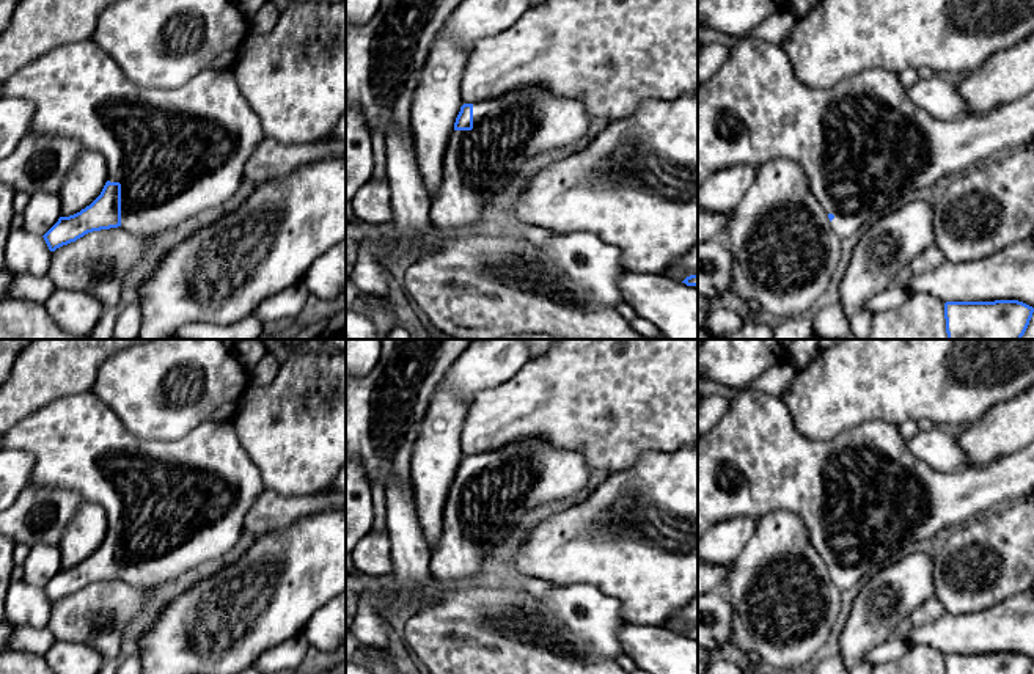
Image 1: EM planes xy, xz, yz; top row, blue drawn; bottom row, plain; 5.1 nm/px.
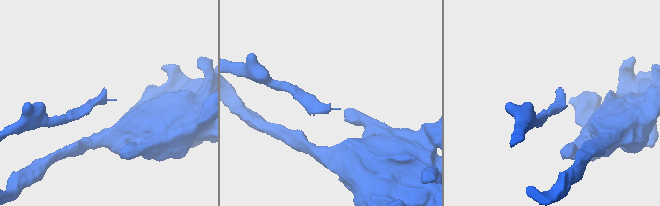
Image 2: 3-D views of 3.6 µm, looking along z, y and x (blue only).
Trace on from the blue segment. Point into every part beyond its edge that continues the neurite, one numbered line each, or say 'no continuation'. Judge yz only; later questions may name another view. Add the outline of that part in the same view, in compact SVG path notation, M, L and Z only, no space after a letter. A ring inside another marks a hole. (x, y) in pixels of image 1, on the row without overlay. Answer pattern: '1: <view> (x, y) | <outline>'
1: yz (863, 497) | M751 388L742 390L715 429L698 438L698 540L707 529L729 518L759 518L773 511L787 511L801 518L816 551L827 566L834 567L831 580L841 591L891 564L908 545L921 547L937 539L944 528L962 526L992 506L1032 493L1034 441L988 467L948 474L915 457L899 426L867 421L830 440L812 440L798 432L781 397Z

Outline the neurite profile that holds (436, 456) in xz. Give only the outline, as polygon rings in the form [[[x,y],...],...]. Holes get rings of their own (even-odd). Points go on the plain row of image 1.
[[[435,391],[413,446],[412,495],[431,550],[440,539],[446,496],[464,457],[459,437],[470,404],[453,393]]]

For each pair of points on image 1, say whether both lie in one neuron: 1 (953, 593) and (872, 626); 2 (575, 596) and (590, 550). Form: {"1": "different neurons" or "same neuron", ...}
{"1": "different neurons", "2": "different neurons"}

